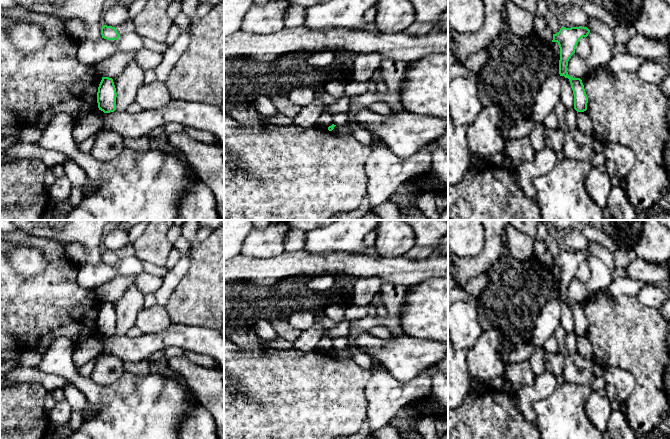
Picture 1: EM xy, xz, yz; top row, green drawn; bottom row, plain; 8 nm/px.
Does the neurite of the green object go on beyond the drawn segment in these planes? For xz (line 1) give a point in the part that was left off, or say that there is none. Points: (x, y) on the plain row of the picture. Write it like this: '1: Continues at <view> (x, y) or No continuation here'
1: No continuation here

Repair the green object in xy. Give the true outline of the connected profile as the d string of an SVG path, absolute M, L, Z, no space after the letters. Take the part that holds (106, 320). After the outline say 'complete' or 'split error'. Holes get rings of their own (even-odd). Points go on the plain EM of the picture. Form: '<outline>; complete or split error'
M102 301L98 311L97 327L99 334L104 337L114 336L116 334L116 312L112 302Z; complete

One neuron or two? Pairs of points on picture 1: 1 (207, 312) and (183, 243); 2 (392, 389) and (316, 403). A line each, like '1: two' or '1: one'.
1: two
2: two

